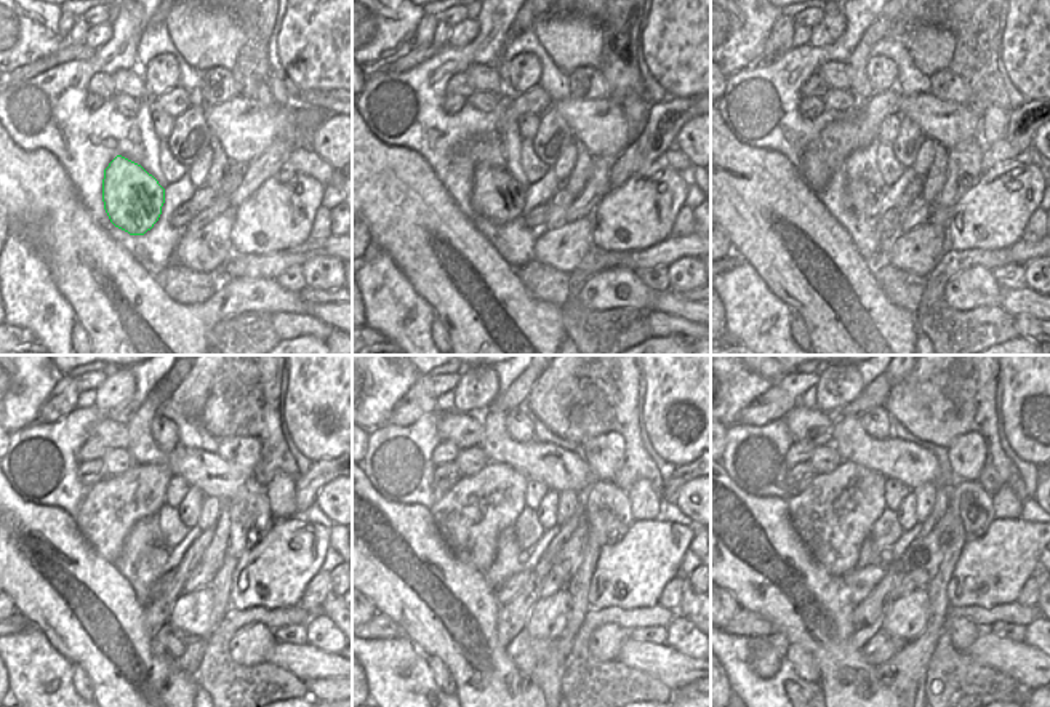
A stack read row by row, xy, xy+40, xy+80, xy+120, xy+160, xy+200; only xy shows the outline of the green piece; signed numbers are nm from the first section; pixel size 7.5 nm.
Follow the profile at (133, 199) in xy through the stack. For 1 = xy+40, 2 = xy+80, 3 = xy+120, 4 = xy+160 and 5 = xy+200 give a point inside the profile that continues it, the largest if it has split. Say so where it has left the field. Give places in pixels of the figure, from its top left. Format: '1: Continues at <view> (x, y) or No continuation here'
1: Continues at xy+40 (495, 195)
2: Continues at xy+80 (866, 199)
3: Continues at xy+120 (160, 555)
4: Continues at xy+160 (524, 555)
5: Continues at xy+200 (885, 555)

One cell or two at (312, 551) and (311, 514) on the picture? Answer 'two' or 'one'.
two

